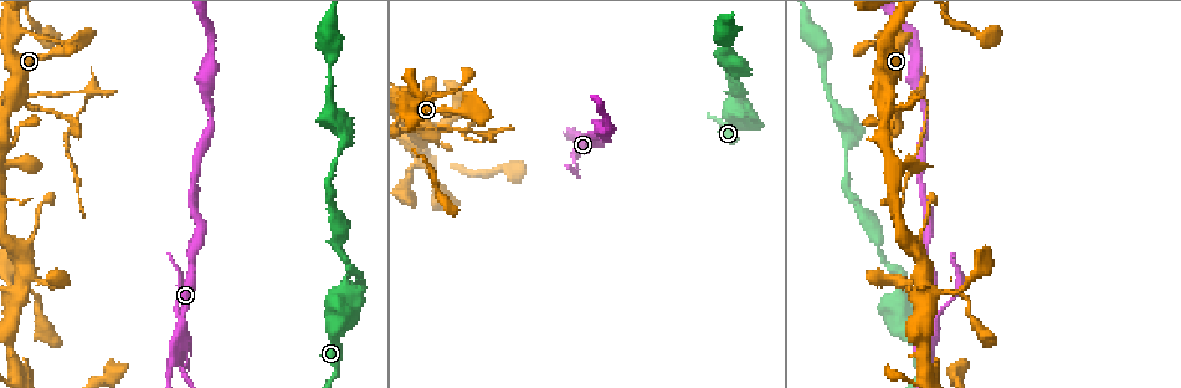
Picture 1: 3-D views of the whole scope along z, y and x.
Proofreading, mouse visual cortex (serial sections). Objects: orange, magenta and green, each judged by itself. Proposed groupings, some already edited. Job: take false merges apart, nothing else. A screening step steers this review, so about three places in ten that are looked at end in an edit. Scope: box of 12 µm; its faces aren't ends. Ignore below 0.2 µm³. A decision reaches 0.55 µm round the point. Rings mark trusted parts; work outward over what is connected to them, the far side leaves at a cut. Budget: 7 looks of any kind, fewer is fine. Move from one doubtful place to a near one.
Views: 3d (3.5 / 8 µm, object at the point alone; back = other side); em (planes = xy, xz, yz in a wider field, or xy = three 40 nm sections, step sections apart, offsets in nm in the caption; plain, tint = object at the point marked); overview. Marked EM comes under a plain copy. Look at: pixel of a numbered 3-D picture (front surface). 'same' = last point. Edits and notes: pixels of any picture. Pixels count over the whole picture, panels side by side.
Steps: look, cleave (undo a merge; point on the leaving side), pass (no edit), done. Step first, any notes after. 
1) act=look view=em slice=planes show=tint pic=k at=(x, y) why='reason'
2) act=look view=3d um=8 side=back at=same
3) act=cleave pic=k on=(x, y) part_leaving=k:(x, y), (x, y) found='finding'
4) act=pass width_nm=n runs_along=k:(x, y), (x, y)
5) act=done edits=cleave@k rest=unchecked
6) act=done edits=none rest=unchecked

act=look view=3d um=3.5 pic=1 at=(179, 356) why='calibre changes'

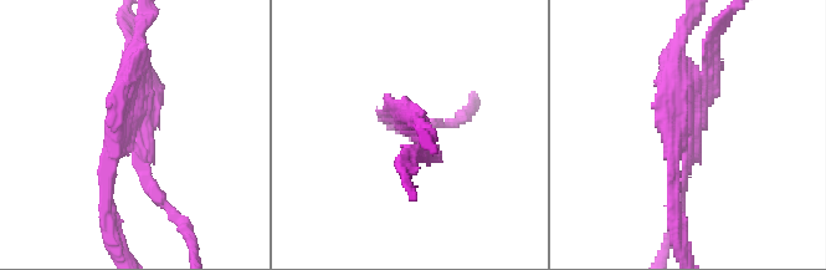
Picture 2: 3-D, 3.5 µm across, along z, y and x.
act=look view=em slice=planes show=tint pic=2 at=(678, 134) arms=3 arm_widths_nm=150,150,300 why='now the EM'

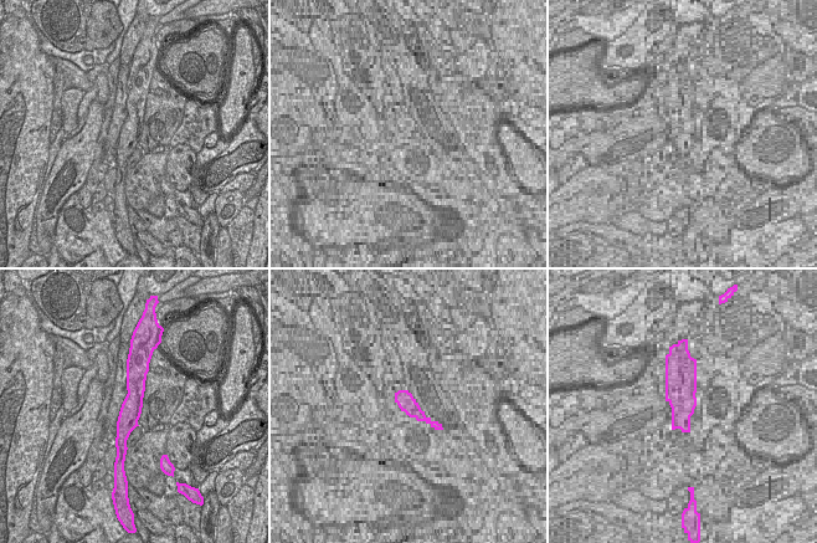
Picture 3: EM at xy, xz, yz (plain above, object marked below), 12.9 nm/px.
act=look view=em slice=xy step=5 show=tint at=same why='another direction'

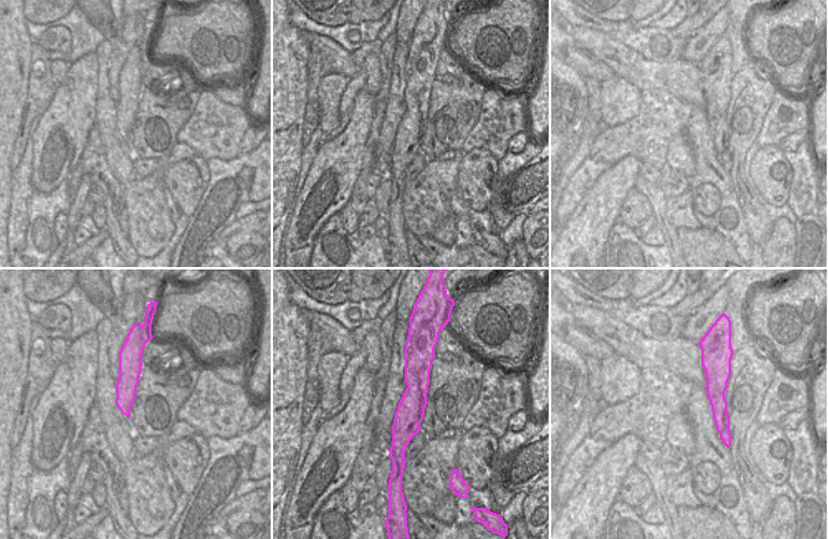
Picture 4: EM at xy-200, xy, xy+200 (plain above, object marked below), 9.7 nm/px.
act=pass width_nm=260 runs_along=2:(136, 52), (104, 205) found='all the same cell'

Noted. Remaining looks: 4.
act=look view=3d um=8 pic=1 at=(10, 106) why='thin arm on a thick one'

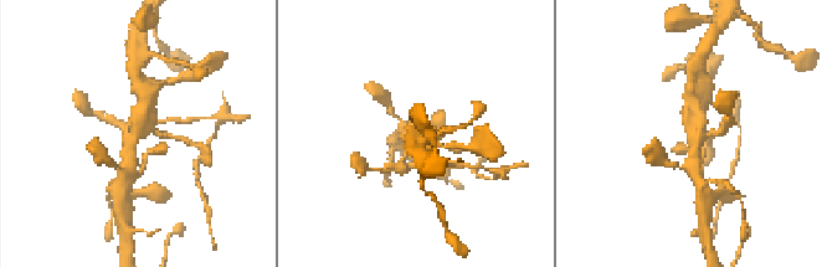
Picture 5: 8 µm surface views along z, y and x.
act=look view=3d um=3.5 pic=5 at=(140, 133)

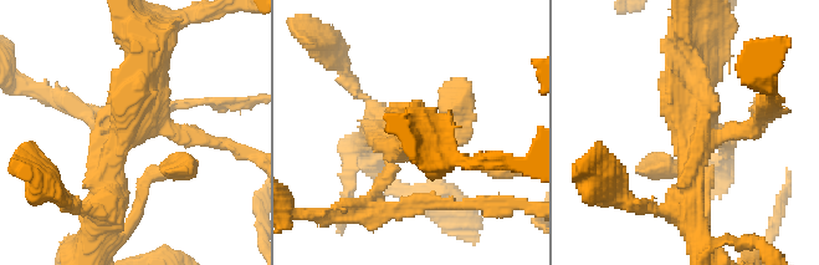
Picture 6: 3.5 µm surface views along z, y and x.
act=look view=em slice=xy step=2 show=tint pic=6 at=(693, 136)

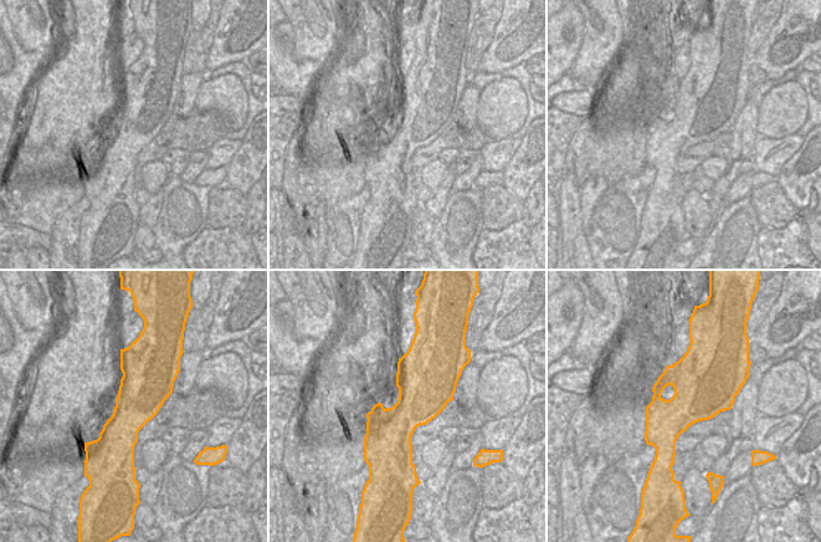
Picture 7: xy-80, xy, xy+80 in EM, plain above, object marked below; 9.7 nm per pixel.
act=cleave pic=6 on=(368, 208) width_nm=500 part_leaving=6:(387, 174), (374, 213), (444, 207) found='two cells meet here'

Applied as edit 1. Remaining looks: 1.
act=done edits=cleave@6 rest=unchecked

